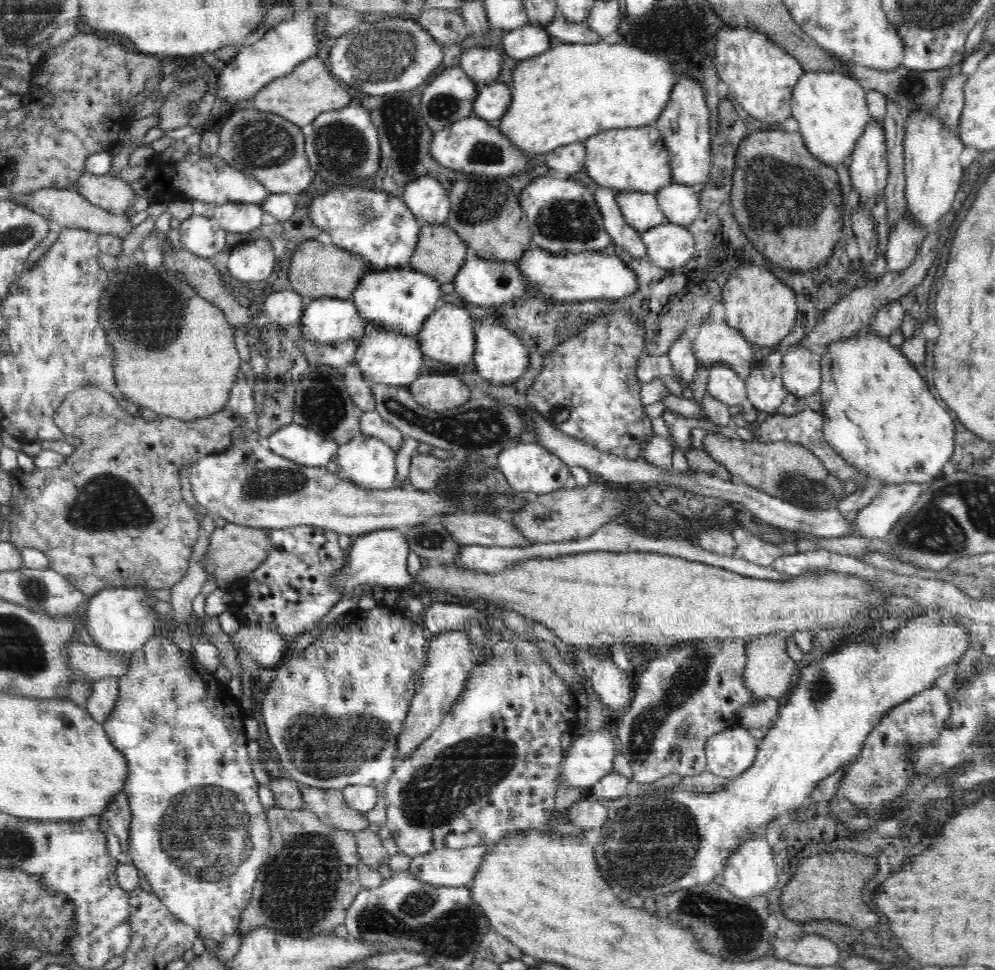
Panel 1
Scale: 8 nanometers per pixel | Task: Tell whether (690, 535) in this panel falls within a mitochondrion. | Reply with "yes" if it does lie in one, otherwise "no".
no

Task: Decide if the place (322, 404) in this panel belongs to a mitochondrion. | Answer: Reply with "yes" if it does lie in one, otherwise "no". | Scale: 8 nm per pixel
yes

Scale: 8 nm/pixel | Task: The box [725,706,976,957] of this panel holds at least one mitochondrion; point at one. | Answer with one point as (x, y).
(878, 782)

